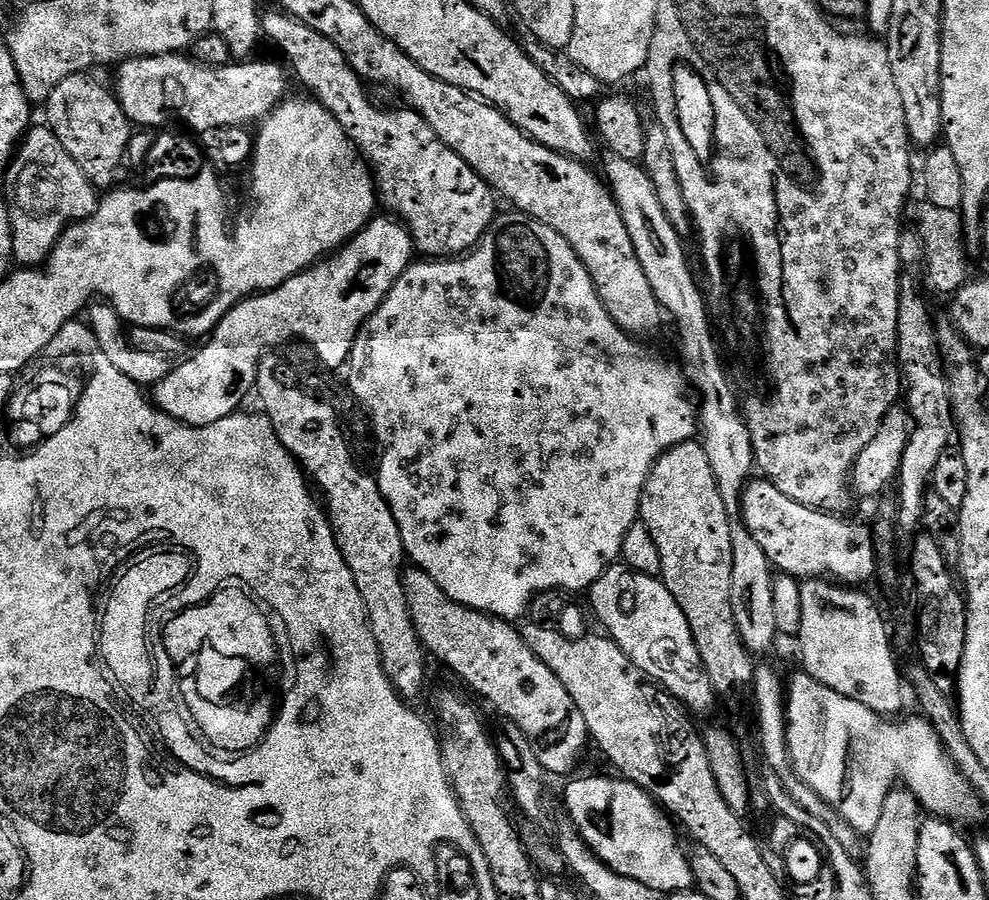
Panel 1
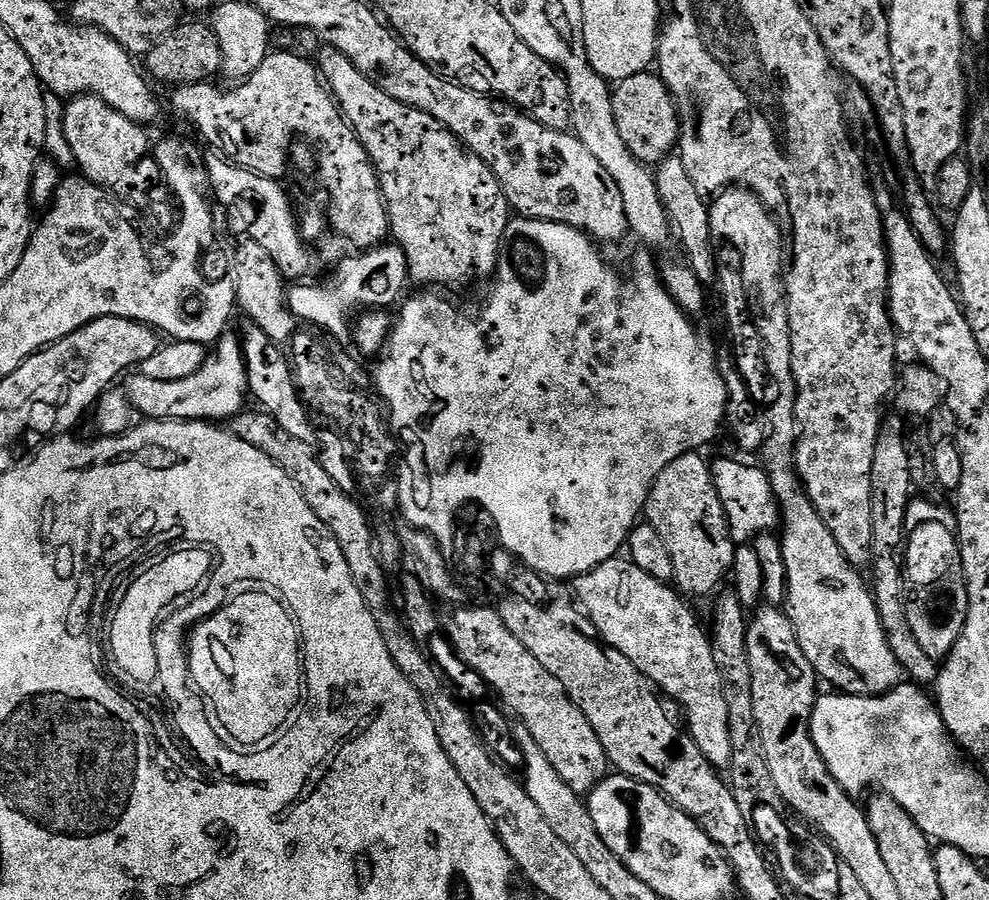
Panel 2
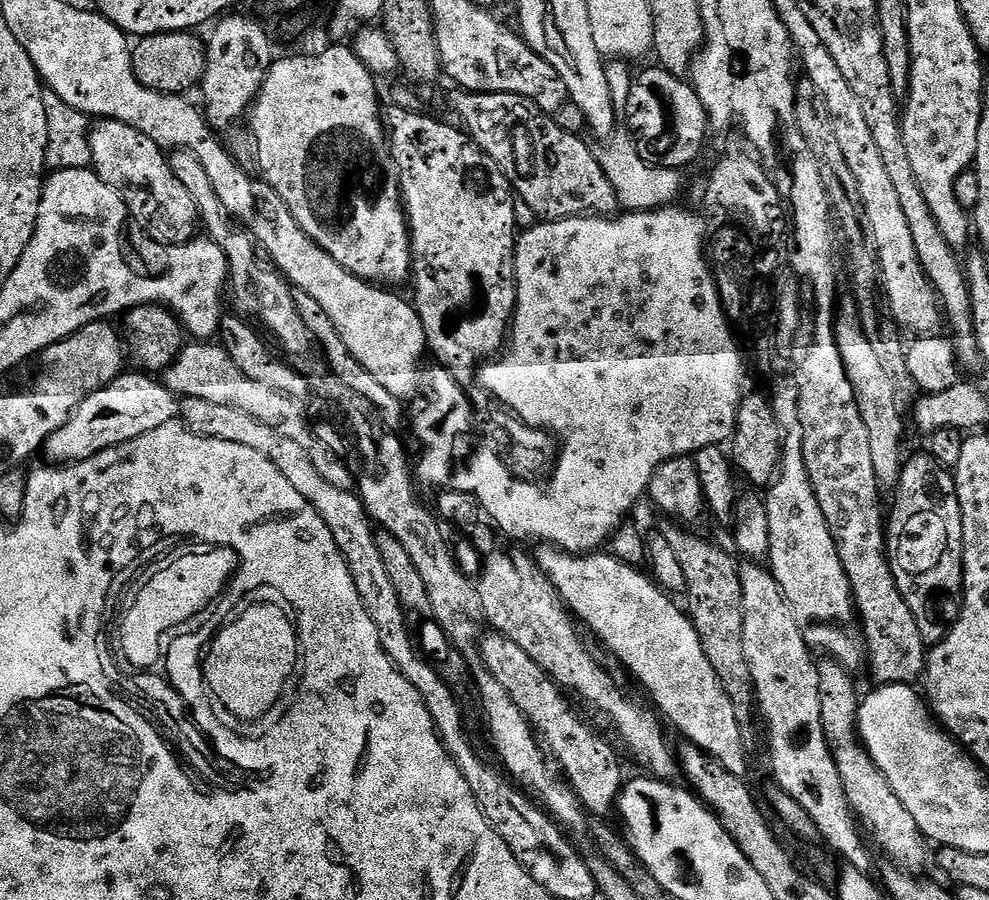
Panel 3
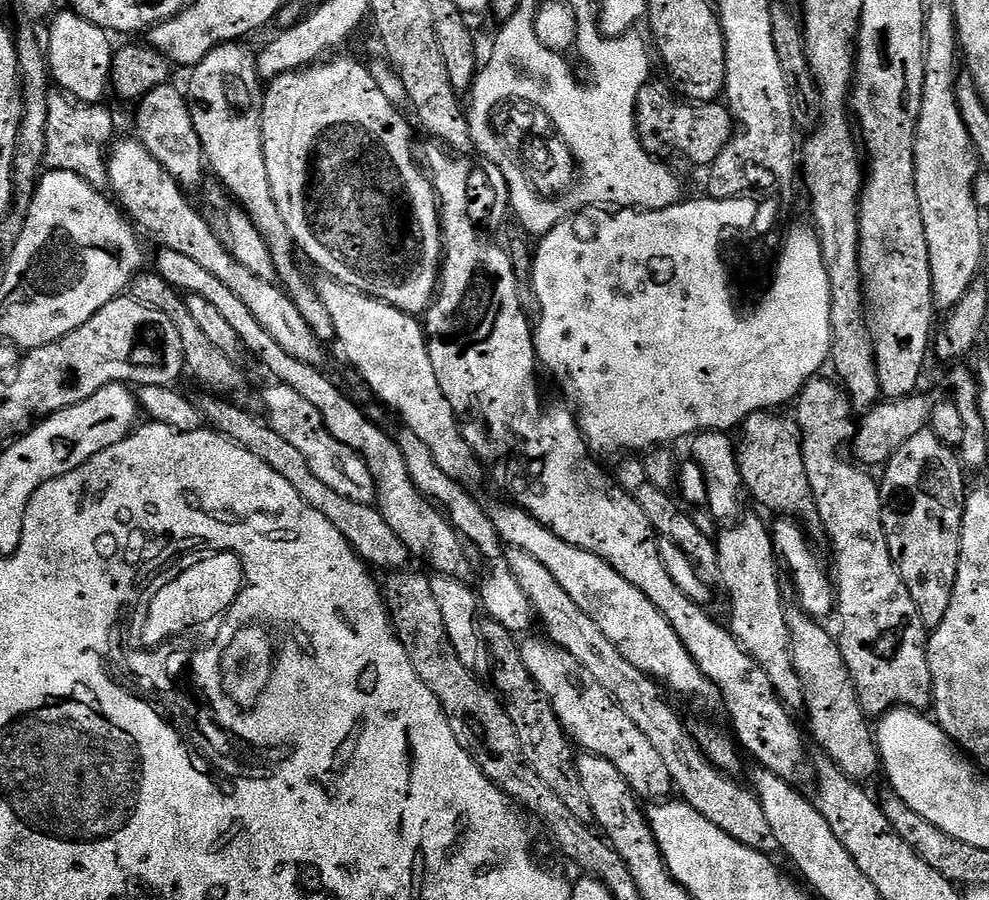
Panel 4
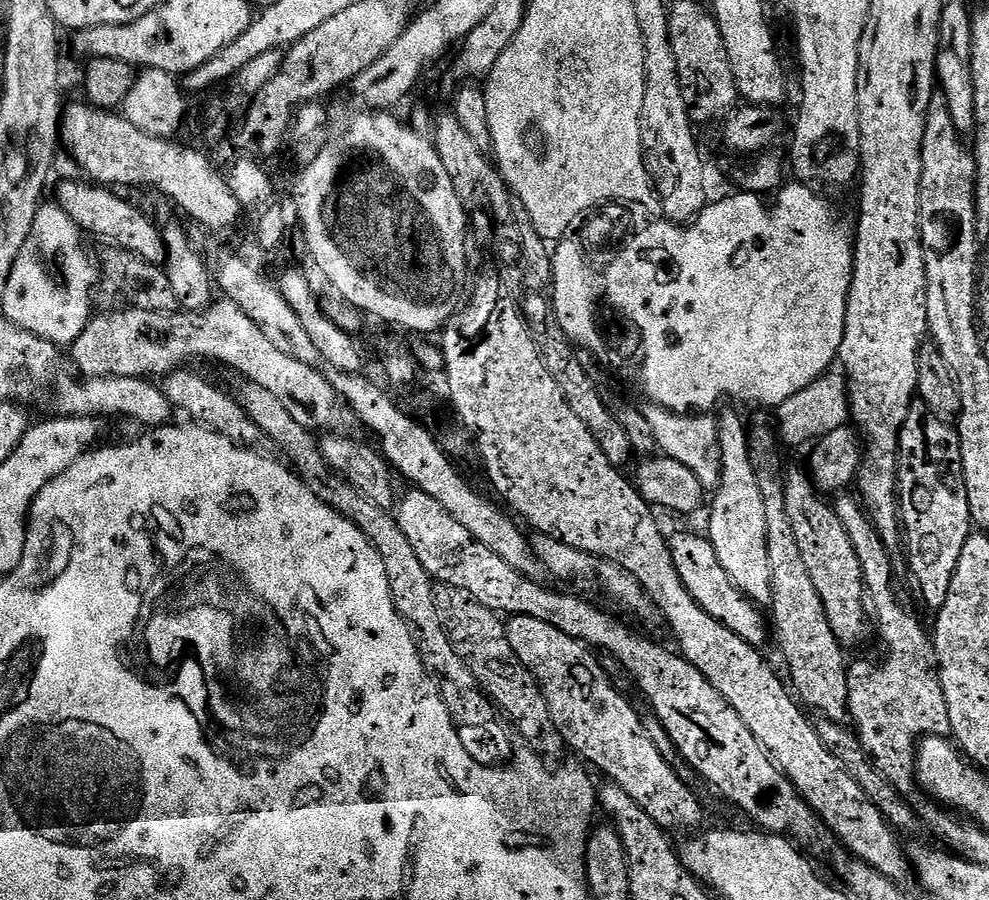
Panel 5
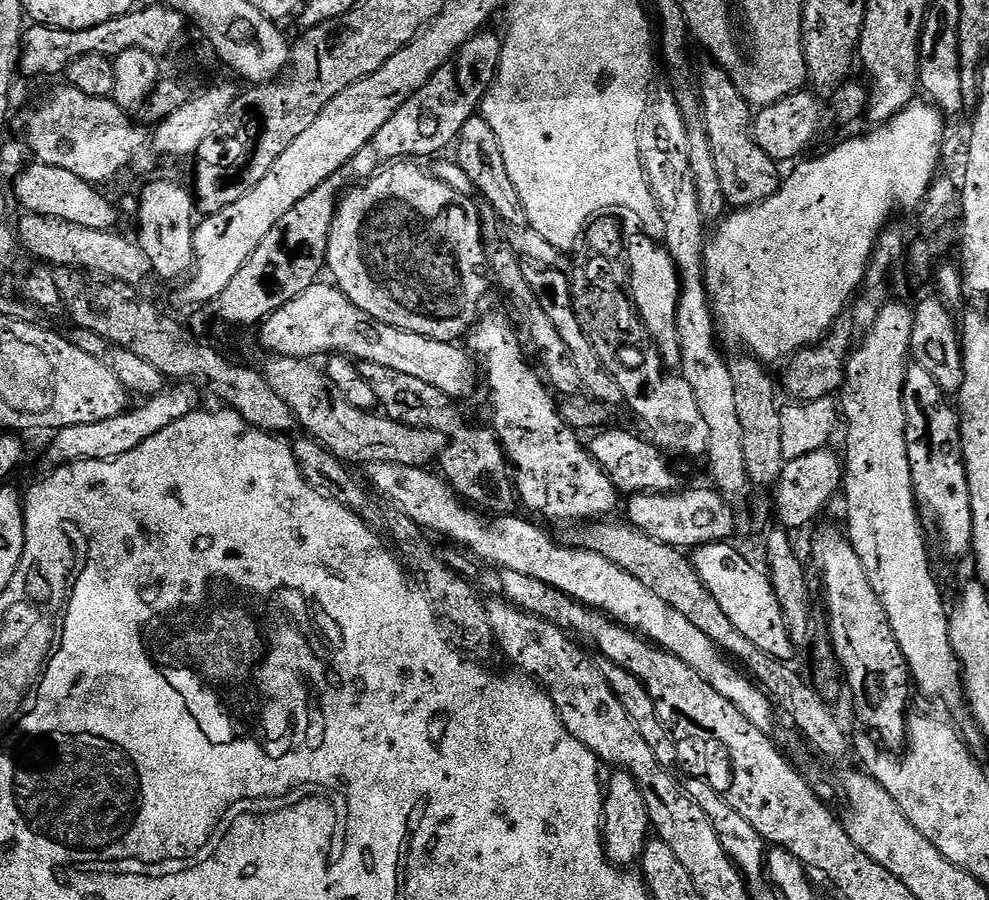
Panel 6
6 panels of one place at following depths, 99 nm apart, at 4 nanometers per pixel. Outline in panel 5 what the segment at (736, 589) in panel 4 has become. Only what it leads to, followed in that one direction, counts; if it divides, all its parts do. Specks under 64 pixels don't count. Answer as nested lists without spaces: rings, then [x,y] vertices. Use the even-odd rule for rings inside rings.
[[[732,408],[719,409],[718,415],[718,446],[722,456],[722,472],[714,495],[710,500],[708,512],[708,529],[706,535],[714,546],[714,554],[718,554],[718,562],[722,570],[730,576],[730,582],[744,596],[757,606],[768,606],[772,602],[770,586],[770,558],[766,558],[766,504],[762,498],[762,490],[758,486],[759,473],[752,464],[752,451],[748,445],[749,429],[744,428],[744,420]]]

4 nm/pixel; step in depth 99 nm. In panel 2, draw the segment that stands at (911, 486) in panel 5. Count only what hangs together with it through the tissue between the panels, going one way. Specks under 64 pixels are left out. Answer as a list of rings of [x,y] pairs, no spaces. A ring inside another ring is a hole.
[[[913,499],[906,514],[906,525],[920,525],[907,533],[902,553],[904,613],[918,646],[922,646],[922,651],[930,654],[930,658],[943,662],[954,650],[966,626],[968,584],[964,580],[964,565],[960,563],[960,542],[957,529],[952,525],[953,513],[928,500],[931,499]]]

